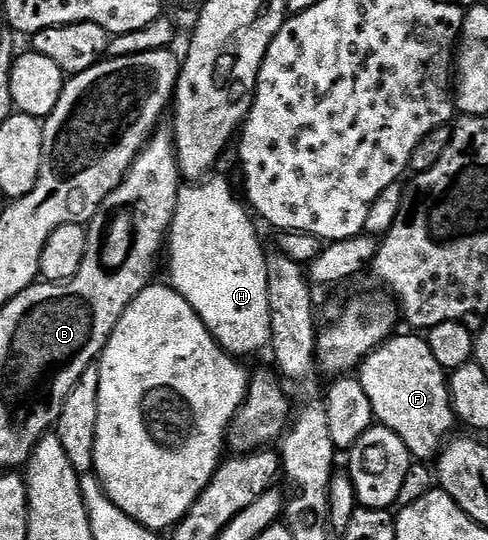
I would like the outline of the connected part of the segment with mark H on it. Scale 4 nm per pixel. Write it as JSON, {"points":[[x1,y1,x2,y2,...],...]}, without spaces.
{"points":[[207,178,197,185,187,186,179,194,174,224,170,227,168,236,168,283,180,293,180,297,184,297,184,301,188,301,188,305,192,305,200,321,204,321,211,337,220,344,223,351,235,357,254,355,261,347,269,348,272,343,268,255,262,252,262,243,258,240,257,229,254,228,255,220,244,206,243,200,234,196,228,180,212,178]]}

